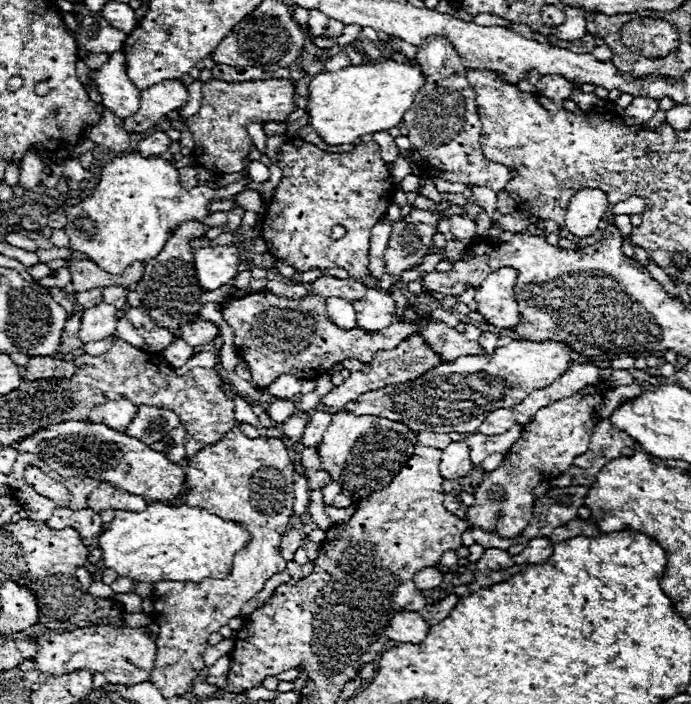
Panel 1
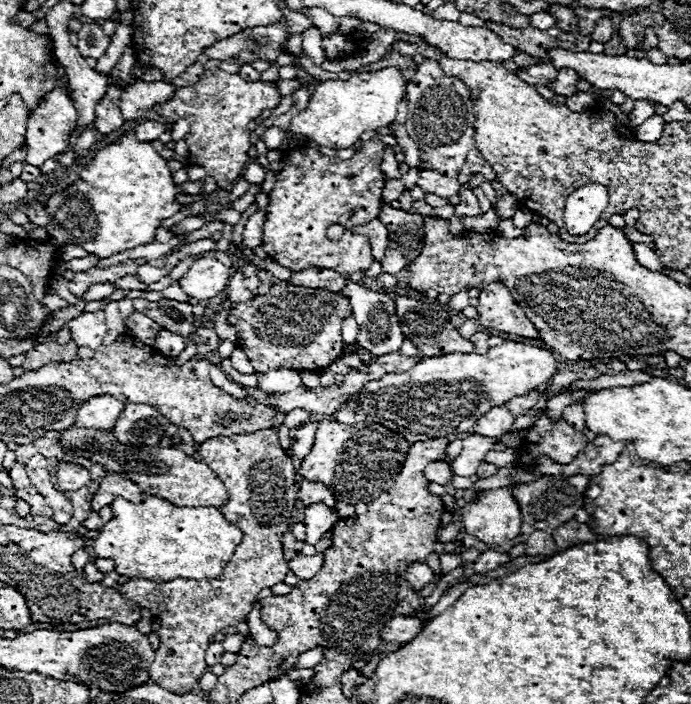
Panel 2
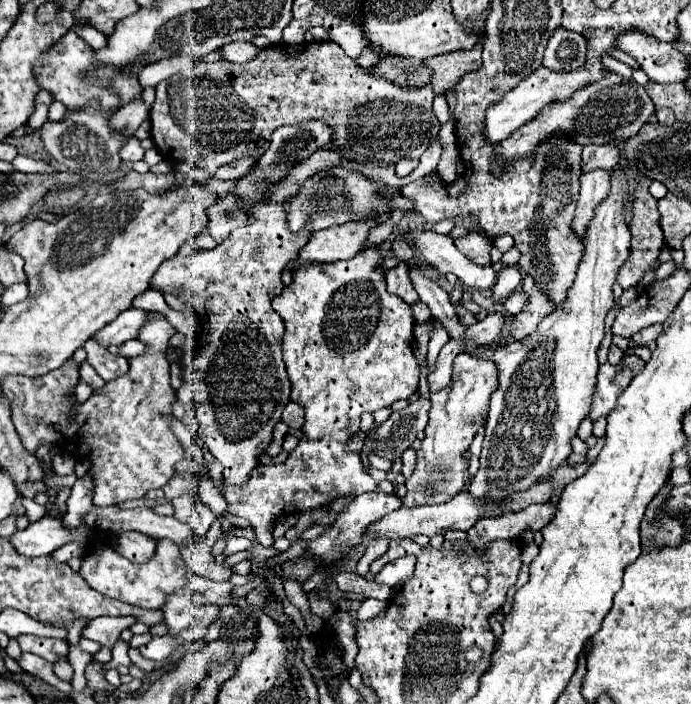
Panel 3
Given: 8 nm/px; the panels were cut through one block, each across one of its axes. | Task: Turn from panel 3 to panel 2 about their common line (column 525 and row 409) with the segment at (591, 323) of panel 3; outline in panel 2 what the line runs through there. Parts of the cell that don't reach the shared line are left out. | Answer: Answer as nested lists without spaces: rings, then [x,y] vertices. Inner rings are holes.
[[[508,340],[490,348],[486,354],[446,354],[418,362],[408,372],[386,374],[384,378],[366,384],[338,412],[334,420],[342,424],[376,422],[398,434],[410,444],[422,438],[446,438],[446,434],[468,432],[478,416],[490,408],[506,404],[530,390],[542,390],[556,374],[558,362],[550,350]]]

